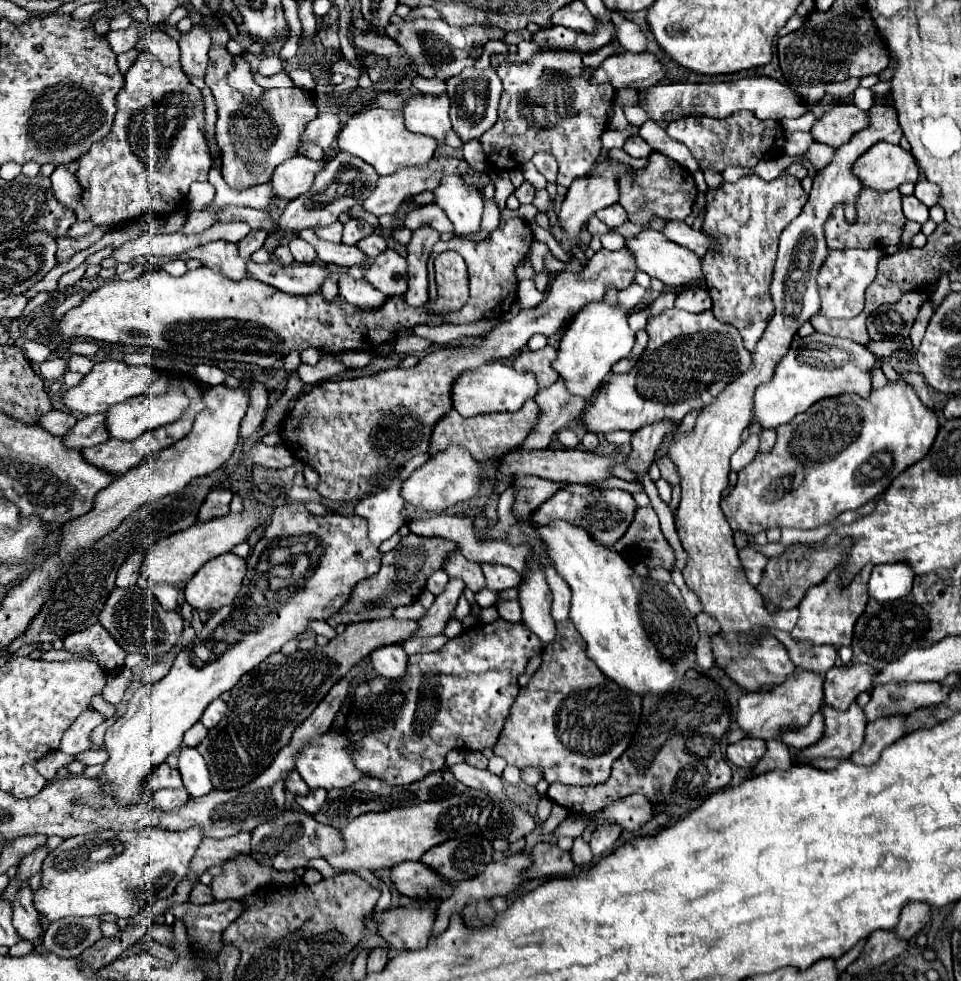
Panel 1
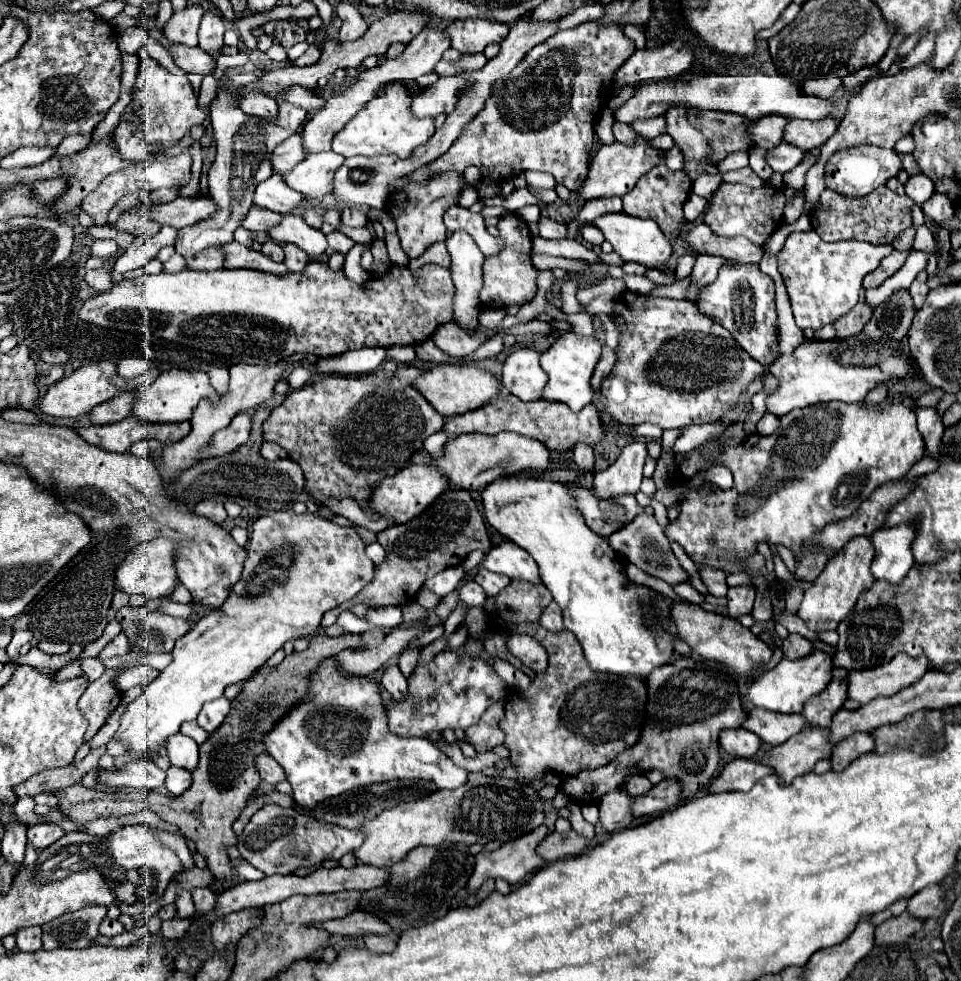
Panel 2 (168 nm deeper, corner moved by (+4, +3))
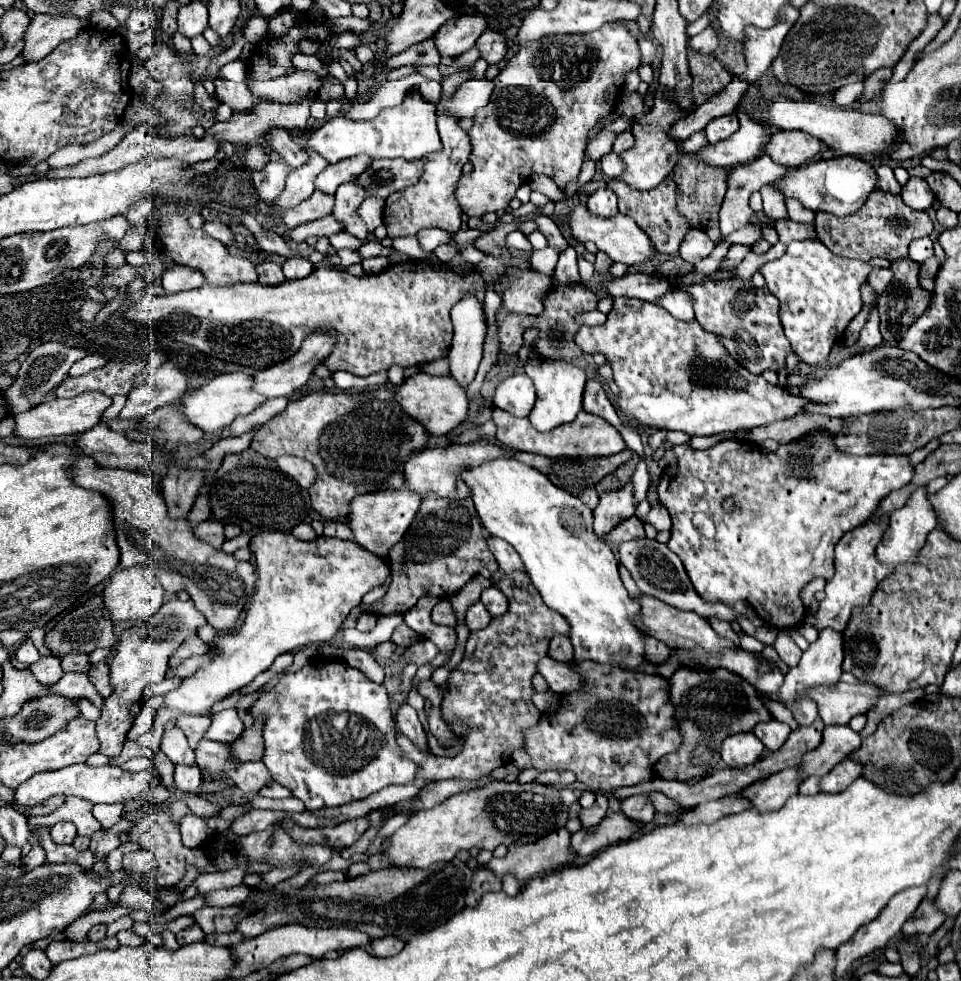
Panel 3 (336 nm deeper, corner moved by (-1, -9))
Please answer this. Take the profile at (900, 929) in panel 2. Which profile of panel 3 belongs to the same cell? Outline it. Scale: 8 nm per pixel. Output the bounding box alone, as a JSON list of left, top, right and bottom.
[901,900,945,938]

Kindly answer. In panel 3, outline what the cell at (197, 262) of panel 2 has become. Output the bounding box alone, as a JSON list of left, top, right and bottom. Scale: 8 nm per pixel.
[161,264,205,294]

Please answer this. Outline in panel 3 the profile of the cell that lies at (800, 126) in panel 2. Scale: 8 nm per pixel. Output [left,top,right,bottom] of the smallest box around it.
[765,130,823,168]

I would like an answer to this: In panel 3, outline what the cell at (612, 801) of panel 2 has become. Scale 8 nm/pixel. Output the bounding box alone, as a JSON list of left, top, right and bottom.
[621,796,653,826]

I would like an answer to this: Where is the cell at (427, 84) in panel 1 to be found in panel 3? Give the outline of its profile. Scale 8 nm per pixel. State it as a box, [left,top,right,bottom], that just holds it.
[419,82,441,104]

